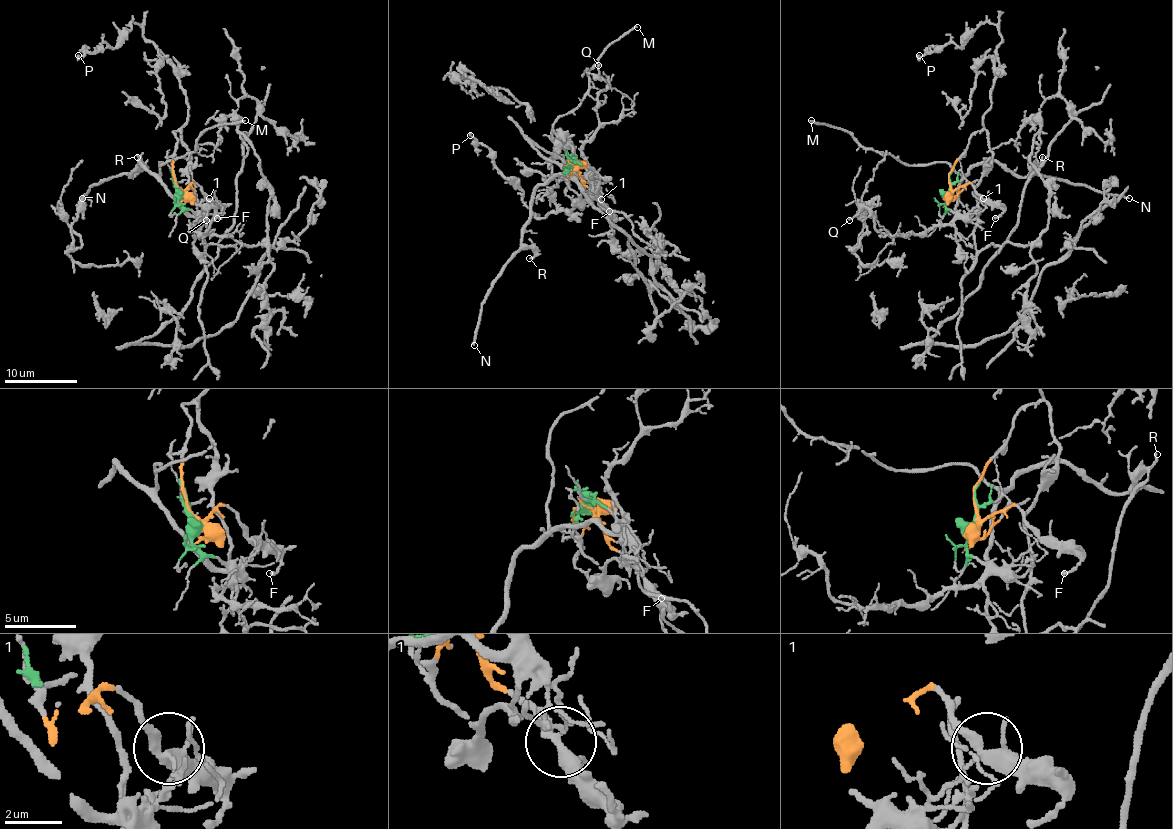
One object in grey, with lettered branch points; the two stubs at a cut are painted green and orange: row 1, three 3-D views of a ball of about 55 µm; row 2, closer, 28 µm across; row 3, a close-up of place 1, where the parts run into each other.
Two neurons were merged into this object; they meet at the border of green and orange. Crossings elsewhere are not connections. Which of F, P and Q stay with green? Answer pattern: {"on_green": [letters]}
{"on_green": ["Q"]}

